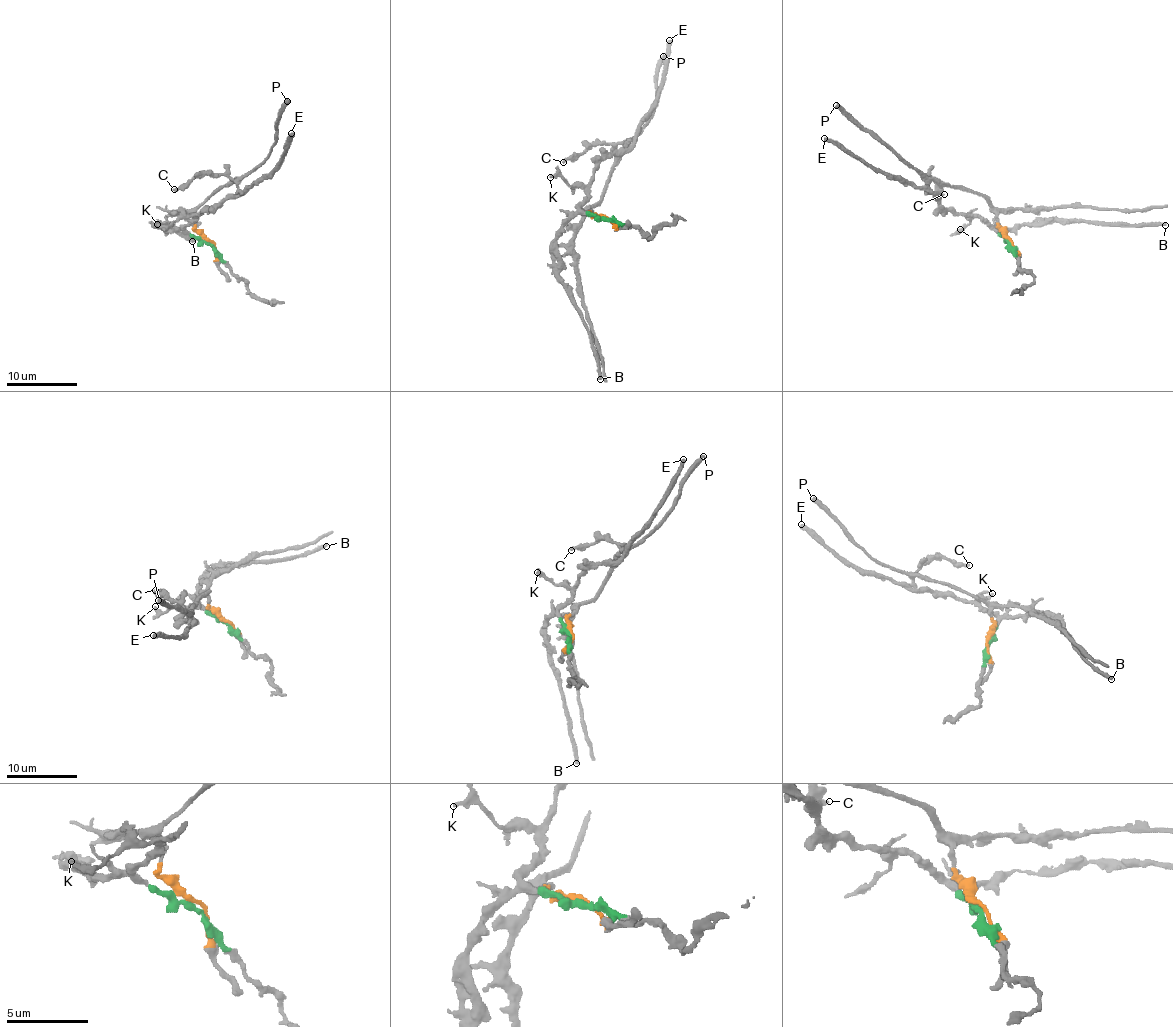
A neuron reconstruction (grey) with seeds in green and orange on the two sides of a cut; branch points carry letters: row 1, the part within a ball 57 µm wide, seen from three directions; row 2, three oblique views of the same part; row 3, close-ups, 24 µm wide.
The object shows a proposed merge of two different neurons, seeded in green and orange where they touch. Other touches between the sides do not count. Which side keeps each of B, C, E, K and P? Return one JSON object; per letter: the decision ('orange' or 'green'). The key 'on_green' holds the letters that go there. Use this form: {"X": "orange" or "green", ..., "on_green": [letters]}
{"B": "green", "C": "orange", "E": "green", "K": "green", "P": "orange", "on_green": ["B", "E", "K"]}

